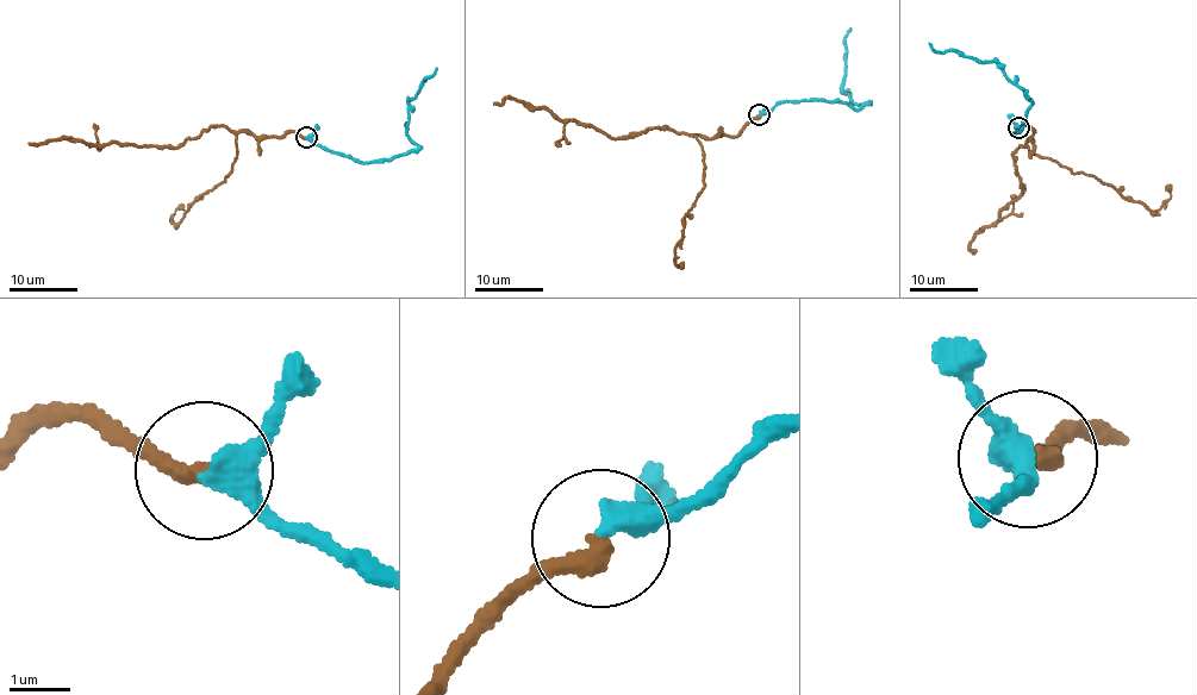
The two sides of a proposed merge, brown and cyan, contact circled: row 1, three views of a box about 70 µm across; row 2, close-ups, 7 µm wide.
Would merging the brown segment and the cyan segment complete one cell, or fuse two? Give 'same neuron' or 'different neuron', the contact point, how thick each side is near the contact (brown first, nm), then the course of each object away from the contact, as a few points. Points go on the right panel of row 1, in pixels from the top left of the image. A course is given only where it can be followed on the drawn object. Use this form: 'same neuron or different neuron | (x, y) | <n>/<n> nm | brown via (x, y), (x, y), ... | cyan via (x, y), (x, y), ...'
same neuron | (1018, 127) | 320/320 nm | brown via (1018, 127), (1028, 125), (1034, 132), (1014, 162), (1023, 192), (972, 239), (974, 252) | cyan via (1018, 127), (1014, 132), (1021, 130), (1033, 101), (996, 61), (962, 57), (958, 51), (939, 51), (929, 43)

